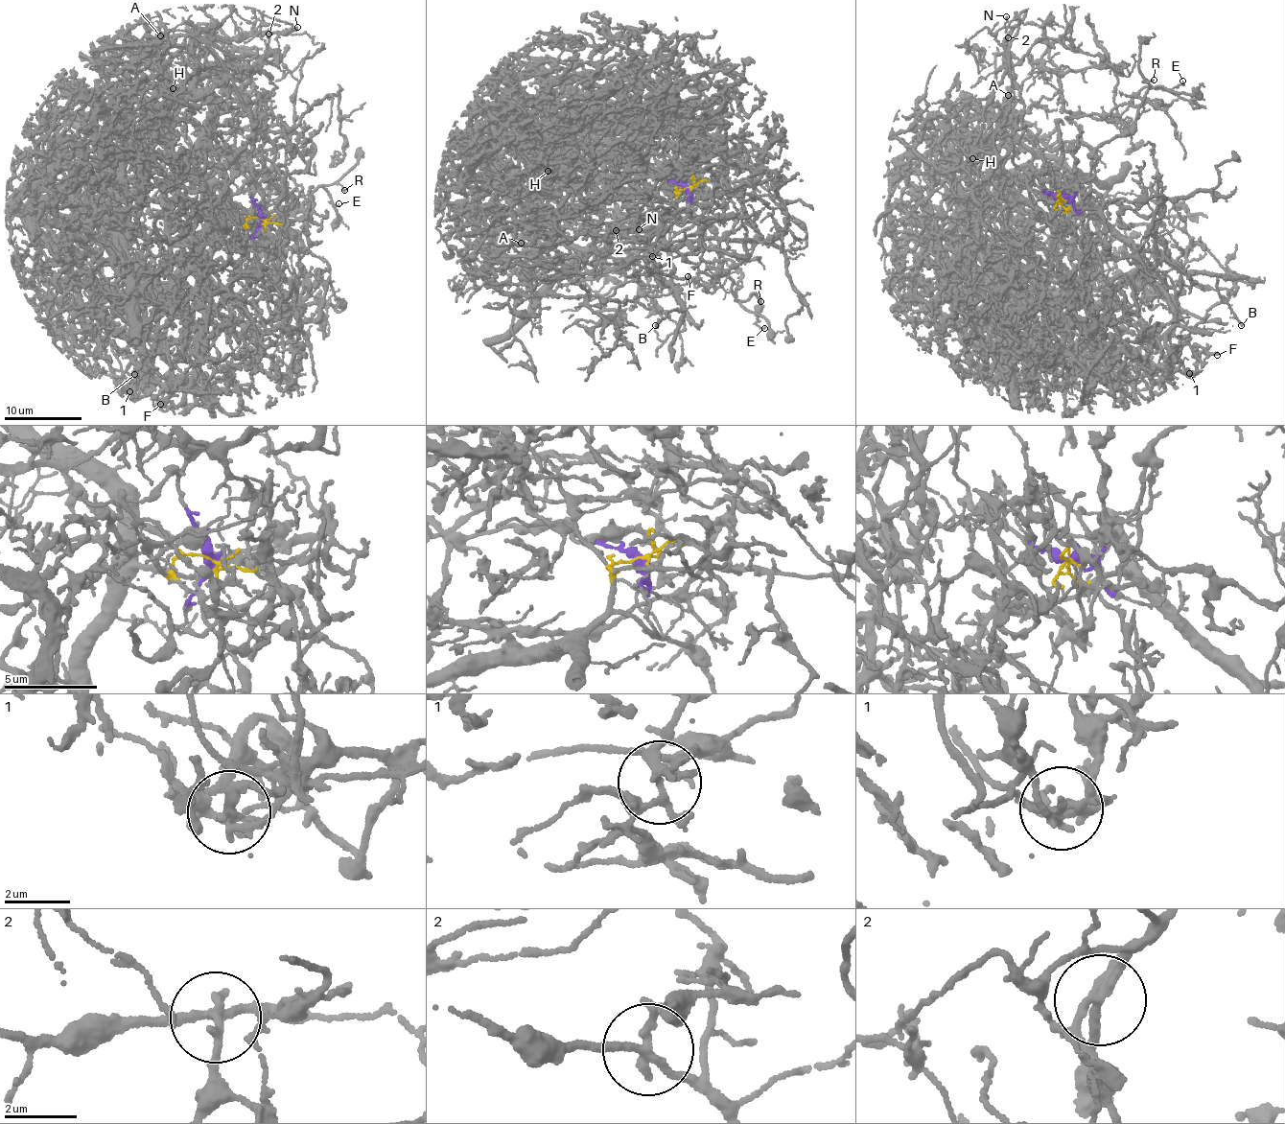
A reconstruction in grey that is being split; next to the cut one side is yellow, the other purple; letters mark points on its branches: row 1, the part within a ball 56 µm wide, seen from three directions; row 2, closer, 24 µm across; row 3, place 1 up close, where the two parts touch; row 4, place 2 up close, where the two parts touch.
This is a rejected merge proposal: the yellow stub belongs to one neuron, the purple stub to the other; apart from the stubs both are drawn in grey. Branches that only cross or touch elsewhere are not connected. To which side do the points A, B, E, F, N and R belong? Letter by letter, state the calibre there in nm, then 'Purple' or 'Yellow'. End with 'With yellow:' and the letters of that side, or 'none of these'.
A: Thickness 130 nm. Purple
B: Thickness 240 nm. Yellow
E: Thickness 120 nm. Yellow
F: Thickness 220 nm. Purple
N: Thickness 110 nm. Yellow
R: Thickness 140 nm. Yellow
With yellow: B, E, N, R

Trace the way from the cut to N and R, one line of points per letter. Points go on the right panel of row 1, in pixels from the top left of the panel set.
N: (1060, 198), (1066, 208), (1084, 203), (1069, 170), (1011, 142), (990, 110), (1014, 29), (1006, 15)
R: (1060, 198), (1071, 207), (1089, 190), (1098, 150), (1129, 129), (1146, 90), (1147, 80), (1143, 82), (1153, 80)

